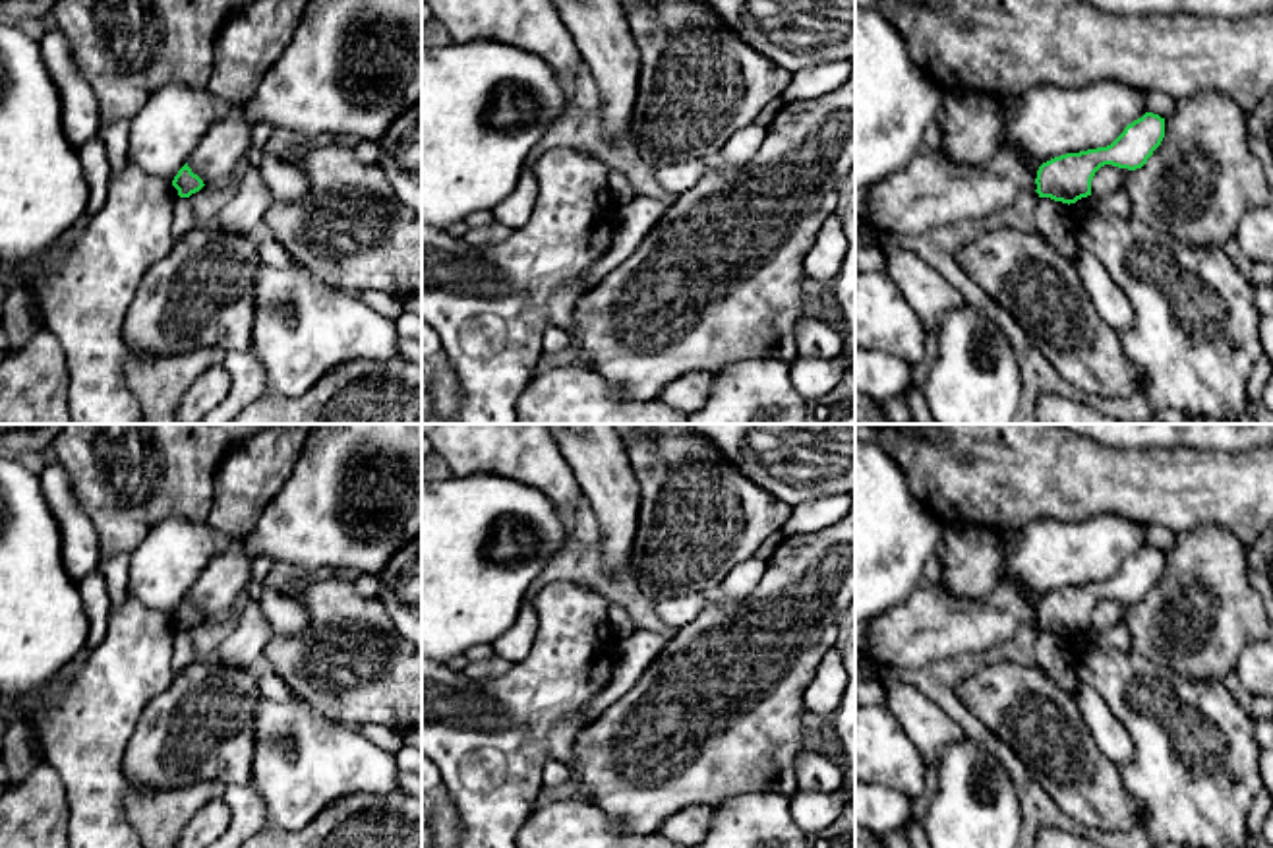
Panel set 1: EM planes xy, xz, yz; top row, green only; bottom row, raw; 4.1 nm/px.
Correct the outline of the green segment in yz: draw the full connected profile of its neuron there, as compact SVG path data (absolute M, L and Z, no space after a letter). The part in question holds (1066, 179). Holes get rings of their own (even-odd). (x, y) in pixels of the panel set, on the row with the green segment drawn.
M1145 112L1124 128L1124 132L1107 147L1066 153L1043 163L1037 170L1039 197L1051 197L1062 203L1076 203L1091 196L1095 172L1112 165L1118 168L1141 168L1165 137L1165 118Z

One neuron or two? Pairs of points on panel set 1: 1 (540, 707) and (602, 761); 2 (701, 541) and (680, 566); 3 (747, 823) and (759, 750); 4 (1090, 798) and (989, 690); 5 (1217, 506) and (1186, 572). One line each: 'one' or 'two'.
1: two
2: one
3: two
4: one
5: two

